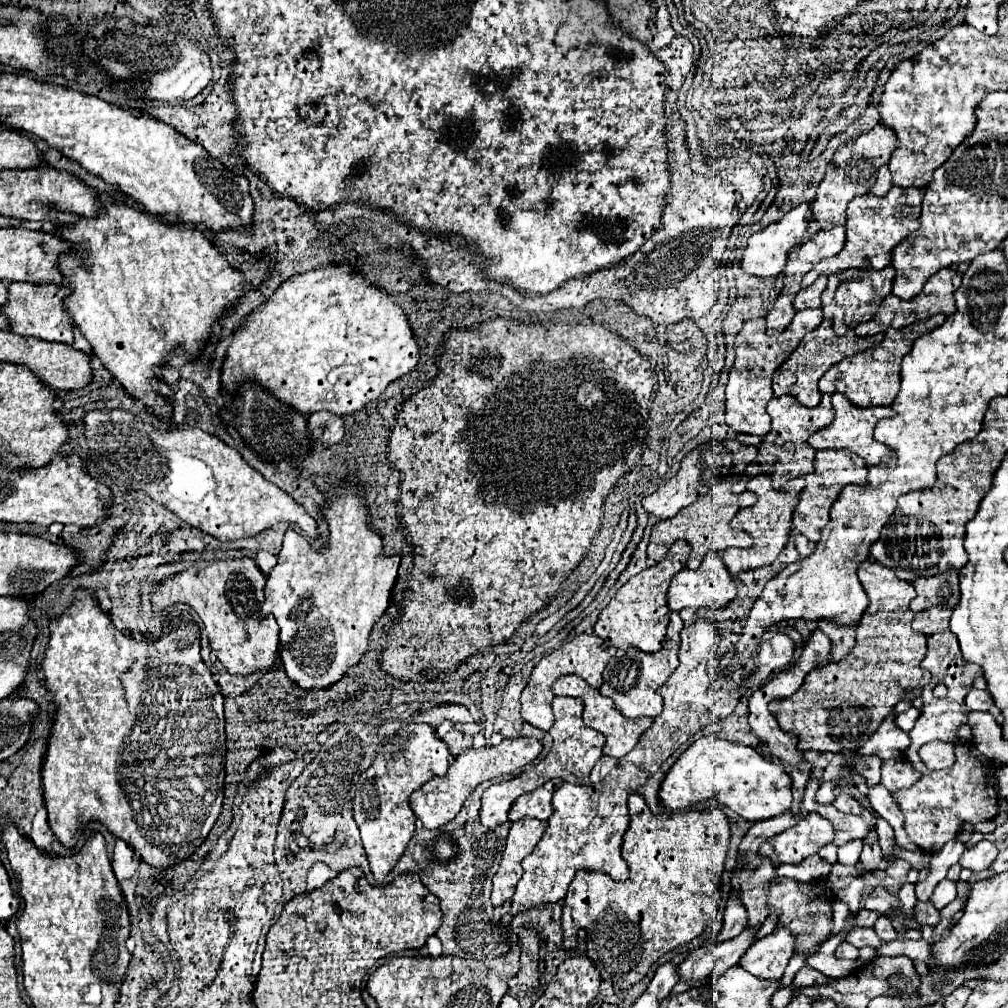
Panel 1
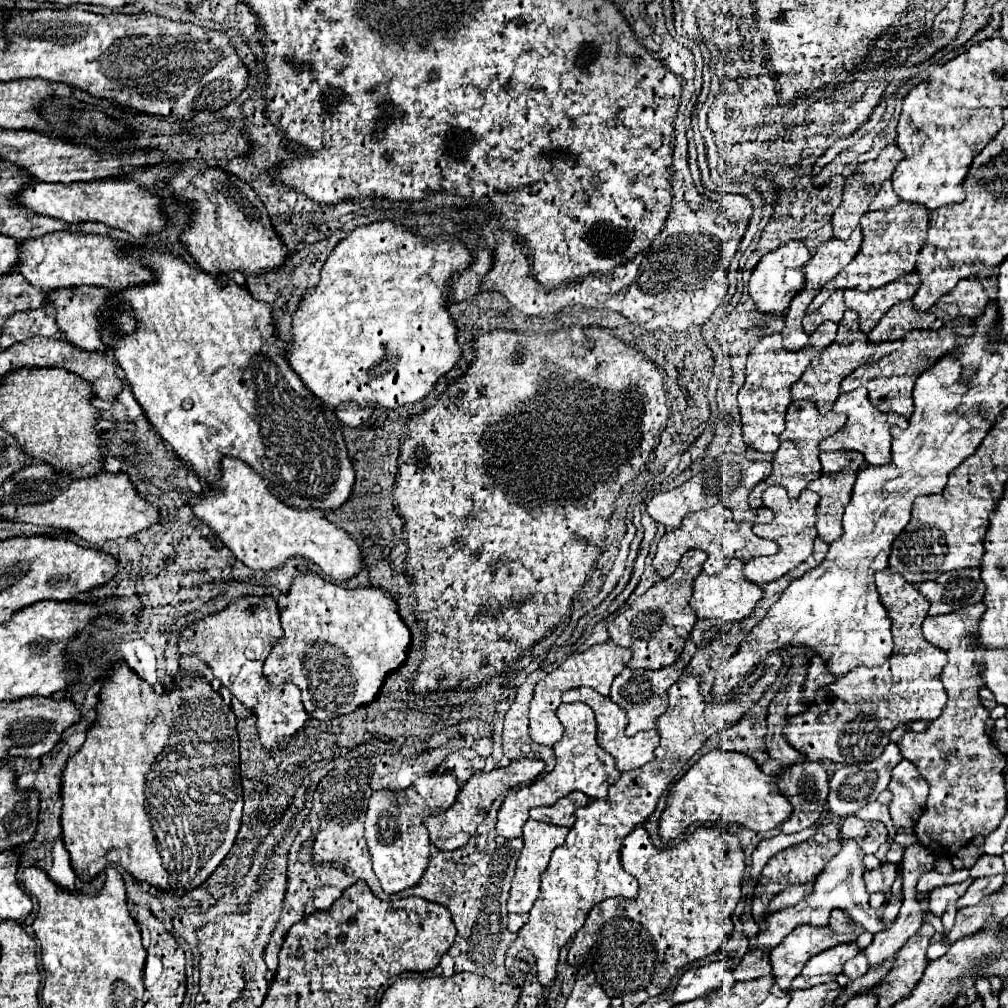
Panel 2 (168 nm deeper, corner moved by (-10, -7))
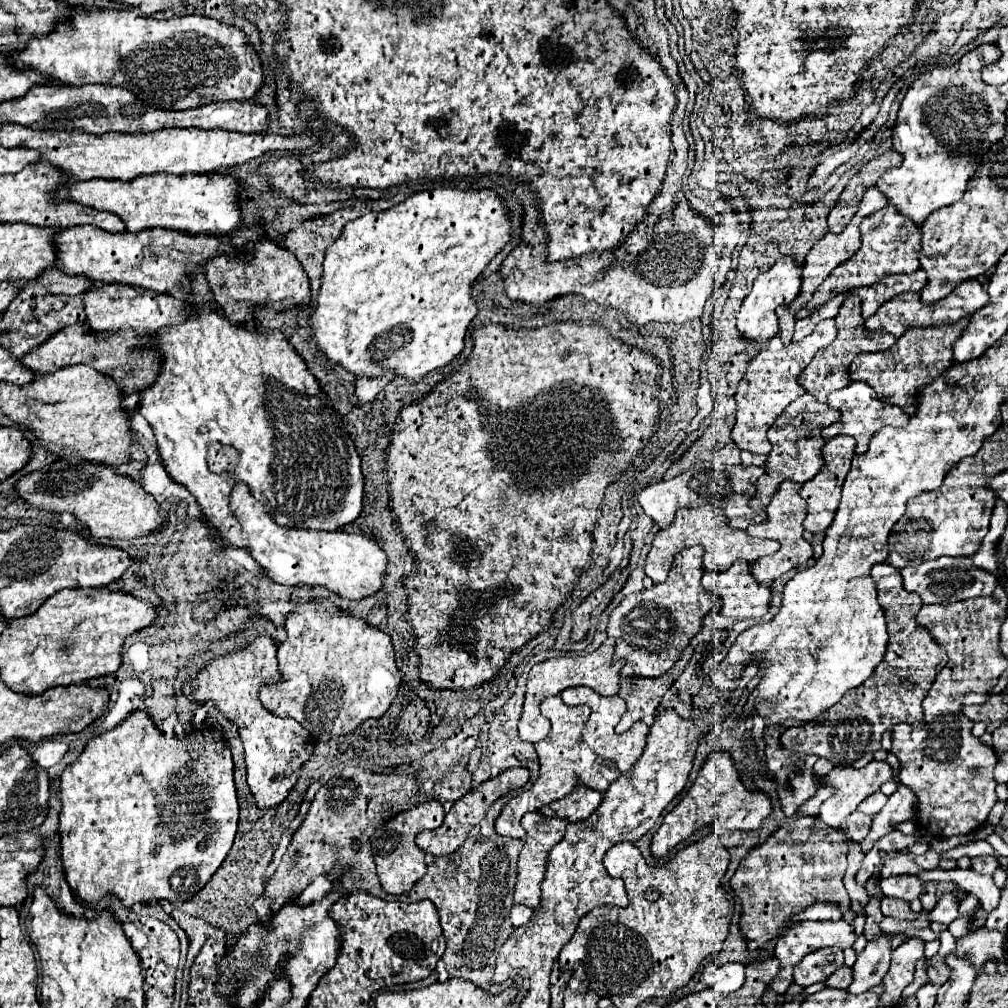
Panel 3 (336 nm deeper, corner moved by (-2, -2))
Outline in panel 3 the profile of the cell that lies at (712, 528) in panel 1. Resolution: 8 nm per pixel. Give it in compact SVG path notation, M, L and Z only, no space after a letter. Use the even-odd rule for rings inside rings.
M704 505L700 509L678 509L674 523L666 529L660 529L652 541L652 549L648 551L646 557L646 575L654 581L654 583L662 583L668 577L670 571L670 563L674 559L674 555L686 547L692 545L702 545L704 547L704 567L706 571L726 571L736 559L746 559L750 563L754 563L756 559L770 555L772 551L776 551L778 543L772 539L756 539L750 537L746 531L740 529L732 529L726 521L726 515L722 511L722 507L712 507L712 505Z

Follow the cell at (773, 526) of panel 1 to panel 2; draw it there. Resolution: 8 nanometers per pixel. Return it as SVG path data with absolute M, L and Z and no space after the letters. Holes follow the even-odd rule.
M774 485L767 488L763 494L764 505L774 512L774 520L770 524L756 524L754 534L760 538L770 538L774 540L780 548L776 556L768 558L758 558L758 562L748 562L744 566L744 576L752 580L754 584L766 584L772 580L778 580L784 576L788 570L794 566L802 564L812 552L814 552L814 538L816 538L816 506L818 506L818 496L810 490L804 490L798 498L790 498L784 487Z

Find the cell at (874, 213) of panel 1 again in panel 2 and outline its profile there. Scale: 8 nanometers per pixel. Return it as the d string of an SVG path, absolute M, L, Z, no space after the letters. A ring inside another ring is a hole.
M900 202L894 208L868 212L860 220L864 240L862 248L856 254L854 262L845 267L830 282L825 285L827 291L832 293L838 289L874 290L888 282L898 280L904 274L914 272L916 254L926 244L928 232L928 212L924 206L914 202ZM858 284L858 286L856 286Z

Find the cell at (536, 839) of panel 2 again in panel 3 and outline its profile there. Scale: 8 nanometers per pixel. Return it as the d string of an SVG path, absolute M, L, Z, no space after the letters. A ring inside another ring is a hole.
M528 813L522 817L520 823L526 829L526 843L518 857L518 879L516 879L516 887L514 887L514 903L526 905L526 907L536 907L540 903L540 881L544 877L544 863L546 863L548 851L564 837L568 821L554 819L554 817L552 819L542 817L538 813Z

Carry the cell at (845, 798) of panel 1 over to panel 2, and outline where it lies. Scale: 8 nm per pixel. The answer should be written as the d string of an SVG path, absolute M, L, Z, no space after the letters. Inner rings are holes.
M880 802L866 804L858 812L858 818L862 818L862 820L878 820L878 822L884 822L886 826L892 826L892 820L890 820L890 814L888 814L888 806L880 804Z

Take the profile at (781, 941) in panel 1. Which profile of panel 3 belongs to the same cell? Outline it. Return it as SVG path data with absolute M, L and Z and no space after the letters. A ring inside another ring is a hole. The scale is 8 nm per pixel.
M798 921L796 925L788 927L778 939L776 939L776 947L774 947L774 957L780 961L780 971L774 977L774 981L770 983L770 989L776 993L784 993L788 989L788 985L792 983L792 969L802 961L804 955L822 949L822 947L852 947L856 941L856 933L854 927L848 925L846 921Z

